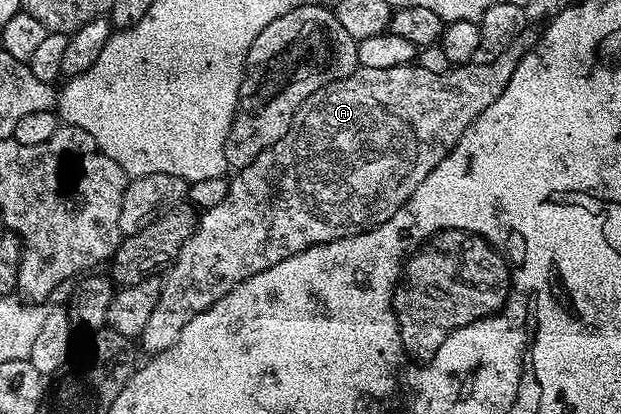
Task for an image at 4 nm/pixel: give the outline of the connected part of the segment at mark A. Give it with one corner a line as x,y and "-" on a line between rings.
408,65
387,69
369,69
358,66
357,70
352,71
347,77
323,85
315,93
311,93
311,97
302,101
297,112
293,114
293,120
287,133
283,133
283,137
279,137
279,141
275,141
275,145
271,145
266,151
259,153
259,157
255,157
255,161
251,161
251,165
240,168
234,174
237,176
229,179
226,197
214,208
207,208
200,212
193,236
187,241
187,245
183,245
177,258
164,272
166,275
165,280
161,283
161,295
159,291
151,309
151,321
147,321
147,325
139,337
139,347
146,351
146,356
152,357
163,353
165,348
176,339
177,334
183,329
183,325
187,325
187,321
191,321
191,317
195,317
201,311
206,311
216,299
221,299
232,287
238,287
243,281
247,281
247,277
251,277
255,273
263,273
263,269
271,269
271,265
279,265
279,261
283,261
303,249
313,247
316,243
329,243
332,239
341,239
345,235
358,235
361,231
369,231
373,227
379,226
380,223
385,223
409,200
411,193
415,193
415,189
419,189
423,177
427,177
427,173
431,173
435,169
435,165
439,165
439,161
443,161
445,154
456,145
464,132
461,127
457,127
457,123
453,123
453,119
449,119
449,79
437,79
441,73
440,70
428,70
425,67
417,66

